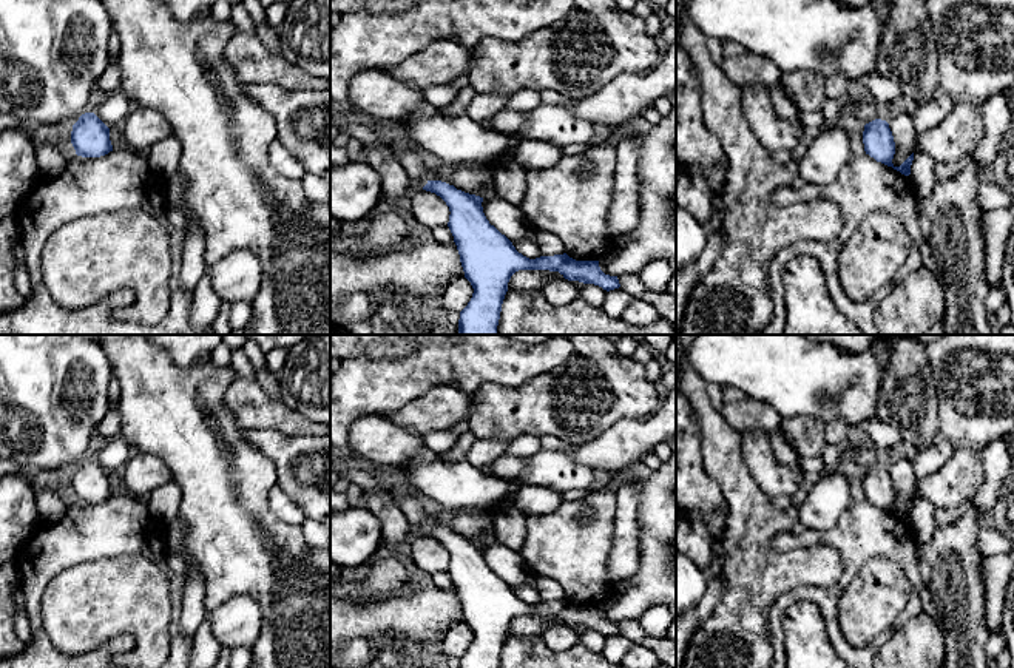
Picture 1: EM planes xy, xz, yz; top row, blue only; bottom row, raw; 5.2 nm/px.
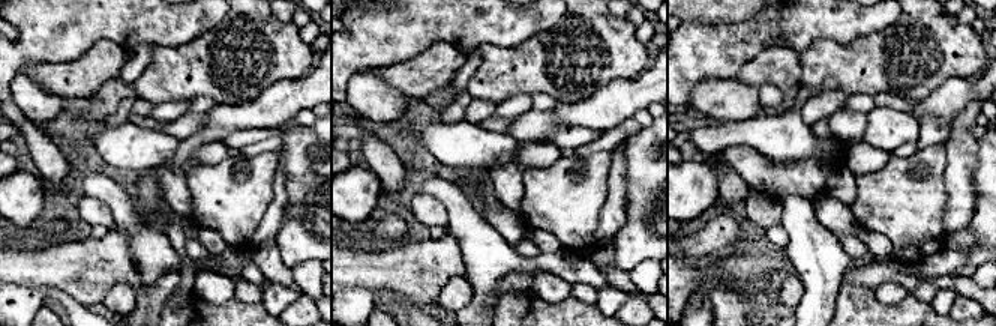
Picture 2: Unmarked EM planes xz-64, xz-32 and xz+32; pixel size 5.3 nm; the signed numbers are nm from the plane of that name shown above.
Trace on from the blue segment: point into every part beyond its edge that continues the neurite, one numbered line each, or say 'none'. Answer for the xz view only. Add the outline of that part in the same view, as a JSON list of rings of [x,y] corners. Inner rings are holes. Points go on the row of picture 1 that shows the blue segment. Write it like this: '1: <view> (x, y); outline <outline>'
none

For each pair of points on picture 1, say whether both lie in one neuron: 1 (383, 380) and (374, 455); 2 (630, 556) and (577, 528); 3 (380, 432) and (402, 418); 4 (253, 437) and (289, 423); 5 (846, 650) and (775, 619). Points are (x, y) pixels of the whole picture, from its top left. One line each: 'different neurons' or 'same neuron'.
1: different neurons
2: different neurons
3: different neurons
4: different neurons
5: same neuron

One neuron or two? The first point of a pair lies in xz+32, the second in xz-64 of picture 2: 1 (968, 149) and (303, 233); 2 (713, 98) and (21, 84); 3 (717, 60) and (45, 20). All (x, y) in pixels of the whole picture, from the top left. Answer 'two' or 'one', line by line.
1: two
2: one
3: one

